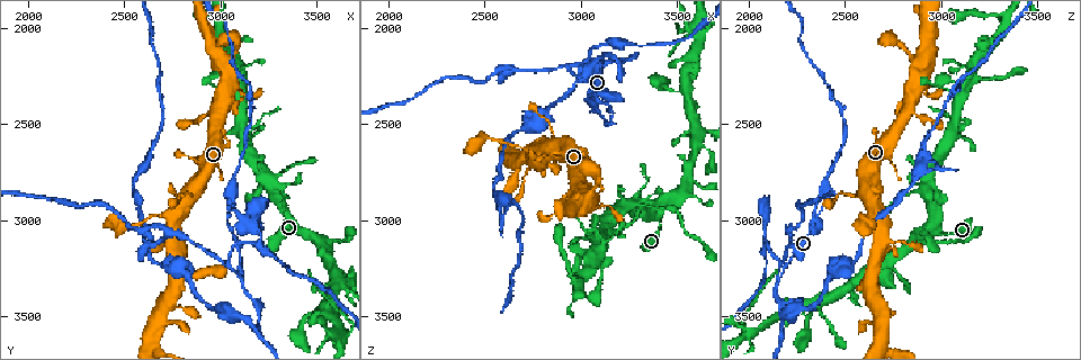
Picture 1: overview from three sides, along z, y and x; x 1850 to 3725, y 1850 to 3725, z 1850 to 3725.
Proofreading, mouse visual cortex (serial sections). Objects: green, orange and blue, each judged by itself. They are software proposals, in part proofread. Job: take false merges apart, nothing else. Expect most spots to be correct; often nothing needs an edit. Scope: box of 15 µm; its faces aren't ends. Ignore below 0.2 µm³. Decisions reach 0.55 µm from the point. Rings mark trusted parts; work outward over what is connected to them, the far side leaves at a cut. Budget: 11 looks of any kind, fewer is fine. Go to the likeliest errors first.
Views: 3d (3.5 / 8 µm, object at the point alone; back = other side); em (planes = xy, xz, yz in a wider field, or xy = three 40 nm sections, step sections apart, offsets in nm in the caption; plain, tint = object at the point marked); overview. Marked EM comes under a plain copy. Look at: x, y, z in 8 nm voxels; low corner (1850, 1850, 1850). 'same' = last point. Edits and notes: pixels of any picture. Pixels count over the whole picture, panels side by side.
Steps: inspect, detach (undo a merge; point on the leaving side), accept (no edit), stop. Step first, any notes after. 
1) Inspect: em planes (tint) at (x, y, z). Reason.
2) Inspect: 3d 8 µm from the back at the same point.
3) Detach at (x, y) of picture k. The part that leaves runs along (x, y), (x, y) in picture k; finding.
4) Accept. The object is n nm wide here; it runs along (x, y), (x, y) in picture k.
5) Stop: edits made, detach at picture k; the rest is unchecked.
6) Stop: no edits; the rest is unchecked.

Inspect: 3d 3.5 µm at (3100, 3280, 2170).

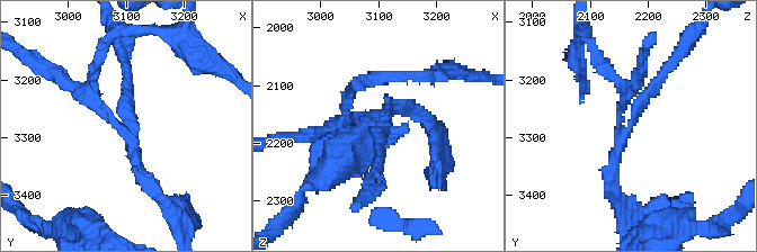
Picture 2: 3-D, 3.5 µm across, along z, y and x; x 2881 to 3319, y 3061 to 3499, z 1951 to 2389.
Inspect: em xy step 1 (tint) at (3105, 3280, 2170). 3 arms meet here; the arms are 150, 150, 150 nm wide.

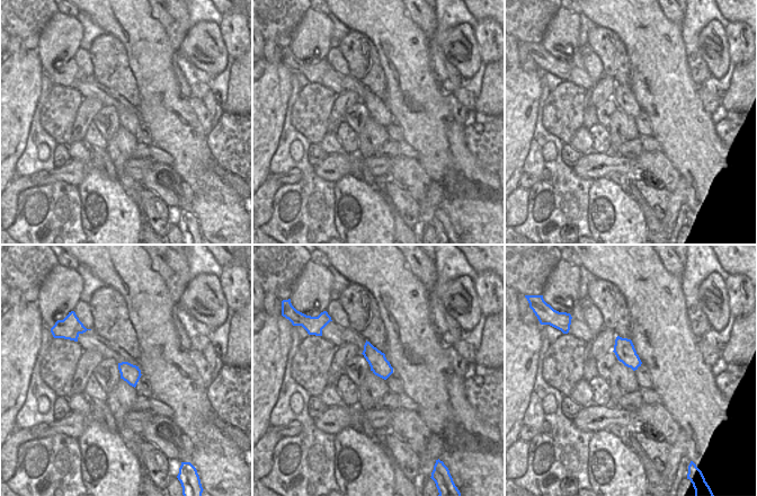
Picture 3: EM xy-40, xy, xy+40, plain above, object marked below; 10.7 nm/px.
Detach at (89, 104) of picture 2. The part that leaves runs along (126, 129), (95, 102), (103, 46) in picture 2; two cells meet here.

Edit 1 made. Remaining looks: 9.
Inspect: overview. Redraw.

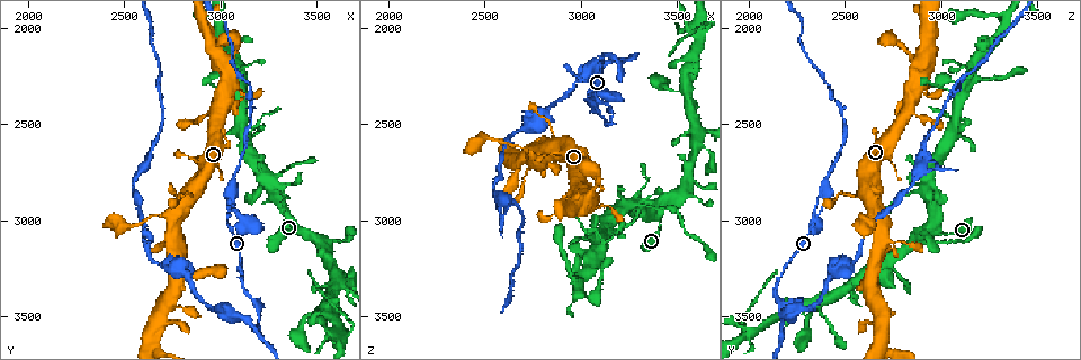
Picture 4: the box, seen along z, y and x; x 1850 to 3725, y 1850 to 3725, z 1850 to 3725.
Inspect: 3d 3.5 µm at (3180, 3540, 2170). Three arms meet.

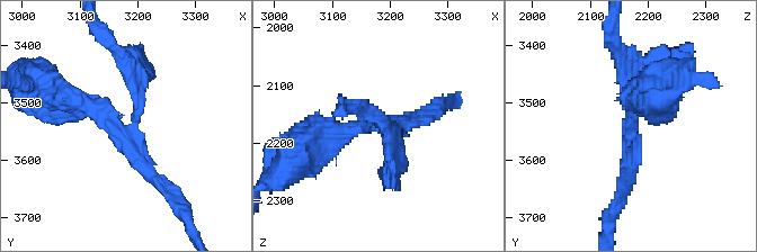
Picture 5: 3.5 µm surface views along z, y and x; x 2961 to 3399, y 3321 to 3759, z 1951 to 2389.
Inspect: em xy step 2 (tint) at (3175, 3545, 2170). 3 arms meet here; the arms are 200, 200, 300 nm wide.

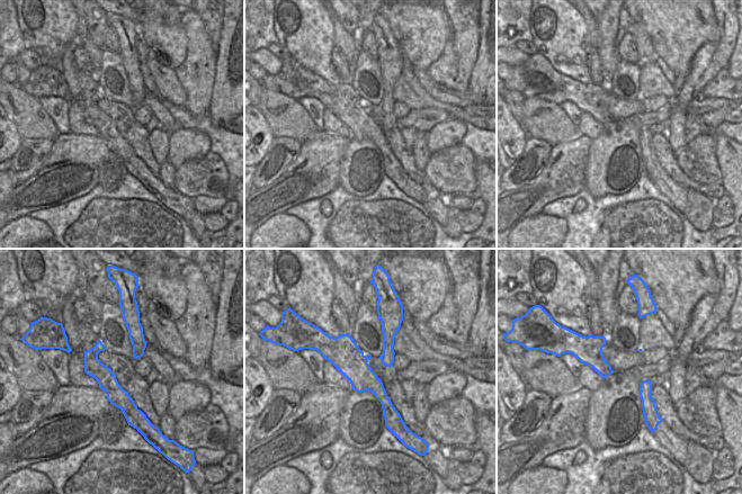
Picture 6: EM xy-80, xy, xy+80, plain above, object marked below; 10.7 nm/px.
Detach at (346, 132) of picture 5. The object is 320 nm wide here; the part that leaves runs along (374, 127), (343, 129), (287, 168) in picture 5; two cells meet here.

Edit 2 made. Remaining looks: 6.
Inspect: 3d 8 µm at (3400, 3050, 2990). Narrows sharply.

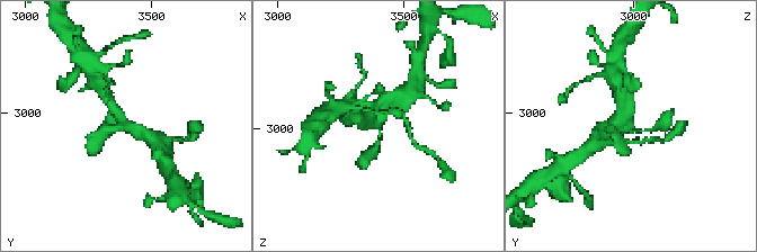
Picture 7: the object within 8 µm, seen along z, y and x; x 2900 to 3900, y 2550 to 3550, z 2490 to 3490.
Inspect: 3d 3.5 µm at (3410, 3070, 2980). Closer look.

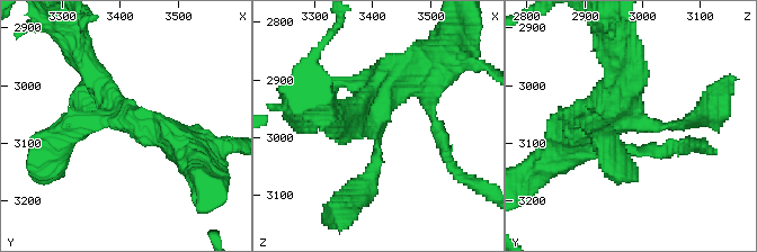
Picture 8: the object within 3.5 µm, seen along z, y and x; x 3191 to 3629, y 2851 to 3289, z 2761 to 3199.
Inspect: em xy step 1 (tint) at (3410, 3065, 2985).

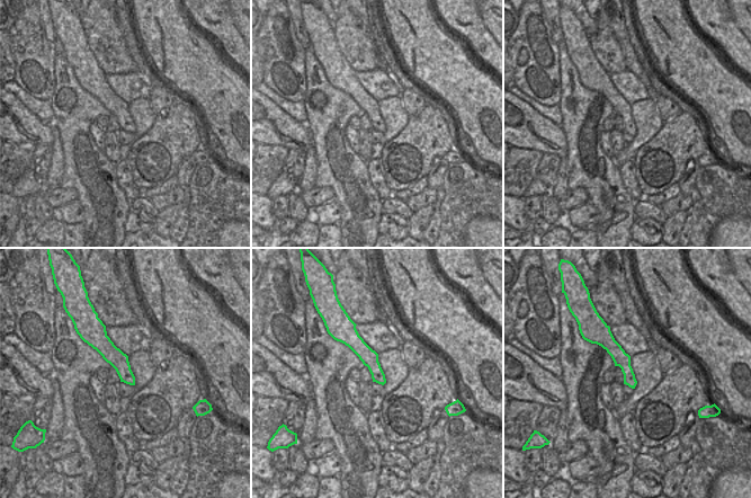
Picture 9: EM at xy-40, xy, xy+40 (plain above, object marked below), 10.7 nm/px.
Accept. It runs along (103, 331), (103, 345), (132, 382) in picture 9; all the same cell.

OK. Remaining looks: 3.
Inspect: 3d 8 µm at (3550, 3440, 2330). Two arms in line, one across.

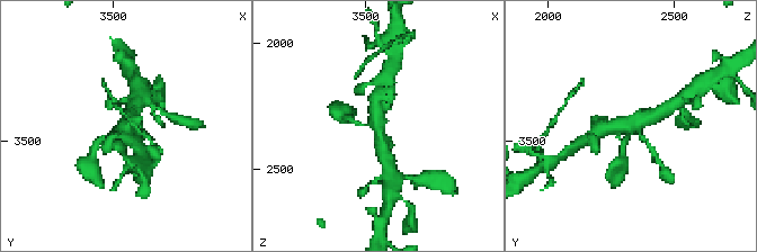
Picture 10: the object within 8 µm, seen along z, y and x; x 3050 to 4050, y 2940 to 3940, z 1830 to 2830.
Inspect: em planes (tint) at (3550, 3440, 2330).

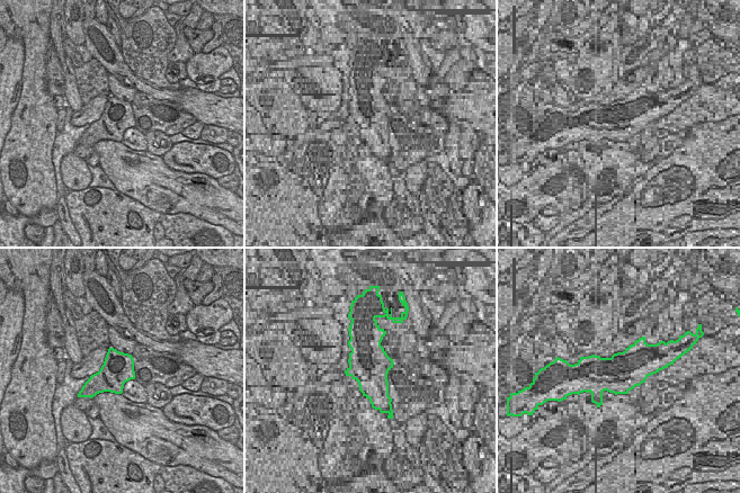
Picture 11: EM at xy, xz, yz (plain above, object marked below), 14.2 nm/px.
Accept. Continuous, no second cell.

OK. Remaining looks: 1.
Stop: edits made, detach at picture 2, detach at picture 5; the rest is unchecked.

